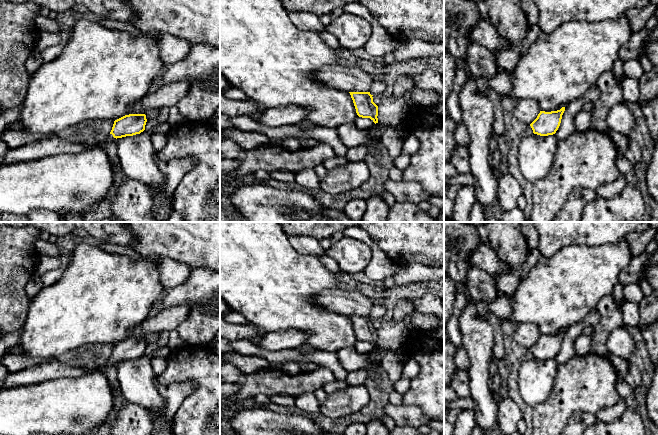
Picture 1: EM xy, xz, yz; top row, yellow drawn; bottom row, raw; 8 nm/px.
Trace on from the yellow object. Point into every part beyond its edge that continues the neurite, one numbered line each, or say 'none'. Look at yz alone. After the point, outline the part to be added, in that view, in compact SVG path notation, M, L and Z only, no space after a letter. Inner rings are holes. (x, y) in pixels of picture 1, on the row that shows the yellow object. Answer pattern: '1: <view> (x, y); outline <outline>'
none

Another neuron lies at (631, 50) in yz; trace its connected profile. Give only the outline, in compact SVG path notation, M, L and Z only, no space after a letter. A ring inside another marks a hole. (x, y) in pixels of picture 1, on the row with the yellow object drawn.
M646 28L632 33L630 40L619 50L620 60L622 62L626 62L633 59L639 59L640 48L644 40L647 38L648 34L649 31Z

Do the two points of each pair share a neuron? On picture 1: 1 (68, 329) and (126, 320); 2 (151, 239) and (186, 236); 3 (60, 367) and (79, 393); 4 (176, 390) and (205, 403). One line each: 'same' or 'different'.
1: same
2: same
3: different
4: different

